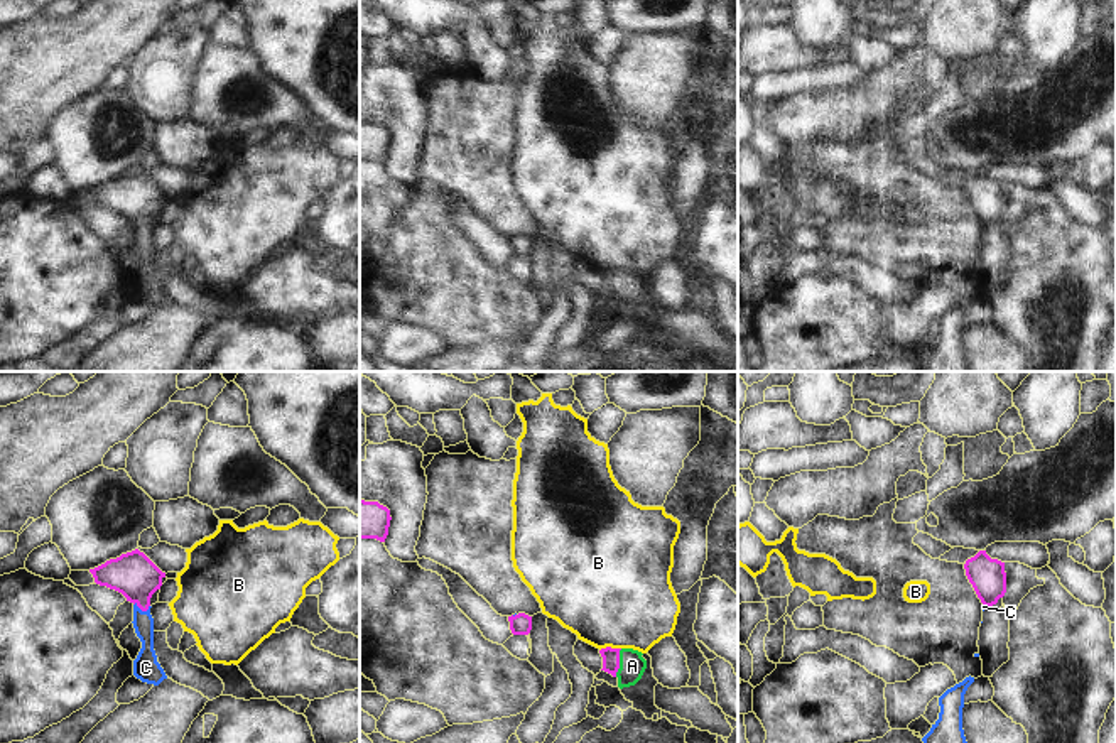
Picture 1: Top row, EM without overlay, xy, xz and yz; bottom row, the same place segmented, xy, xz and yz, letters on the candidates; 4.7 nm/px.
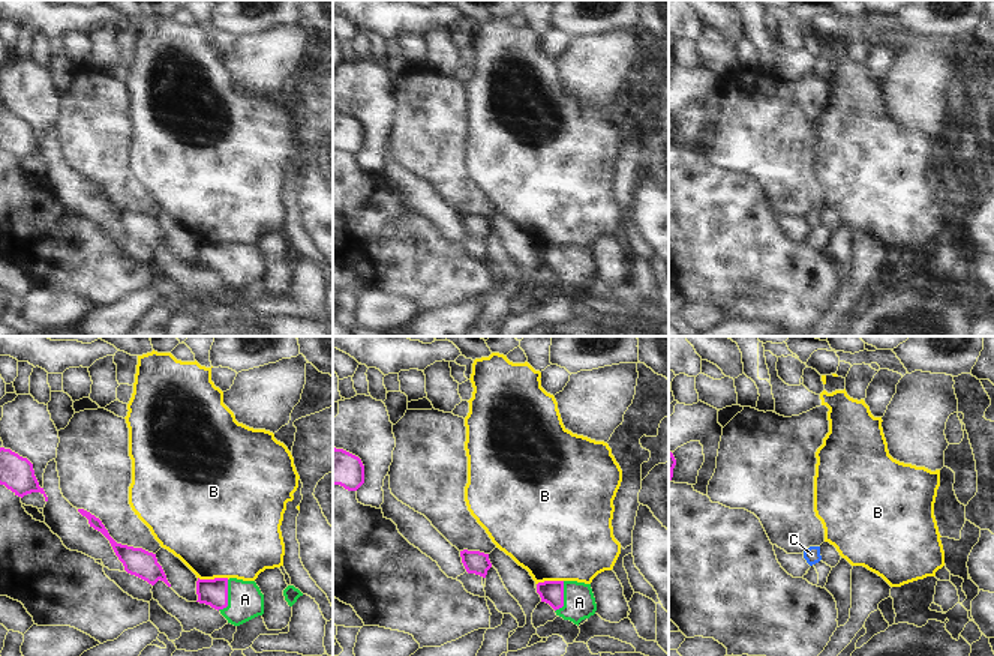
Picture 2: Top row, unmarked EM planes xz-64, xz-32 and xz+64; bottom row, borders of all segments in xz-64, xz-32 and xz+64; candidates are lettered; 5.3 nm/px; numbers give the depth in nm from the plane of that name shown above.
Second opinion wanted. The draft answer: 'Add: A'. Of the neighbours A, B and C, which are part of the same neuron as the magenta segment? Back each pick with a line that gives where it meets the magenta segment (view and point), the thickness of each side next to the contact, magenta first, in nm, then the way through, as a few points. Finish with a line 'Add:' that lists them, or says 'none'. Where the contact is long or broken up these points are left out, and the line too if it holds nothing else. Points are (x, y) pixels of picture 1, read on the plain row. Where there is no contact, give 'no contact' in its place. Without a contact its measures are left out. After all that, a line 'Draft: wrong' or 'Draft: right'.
A: xz (618, 284) | 80/130 nm | across xz (610, 277), (618, 284), (632, 287)
C: xy (142, 232) | 220/110 nm | across xy (134, 196), (142, 232), (146, 284)
Add: A, C
Draft: wrong

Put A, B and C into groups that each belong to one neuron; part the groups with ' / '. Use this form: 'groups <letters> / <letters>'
groups A C / B

